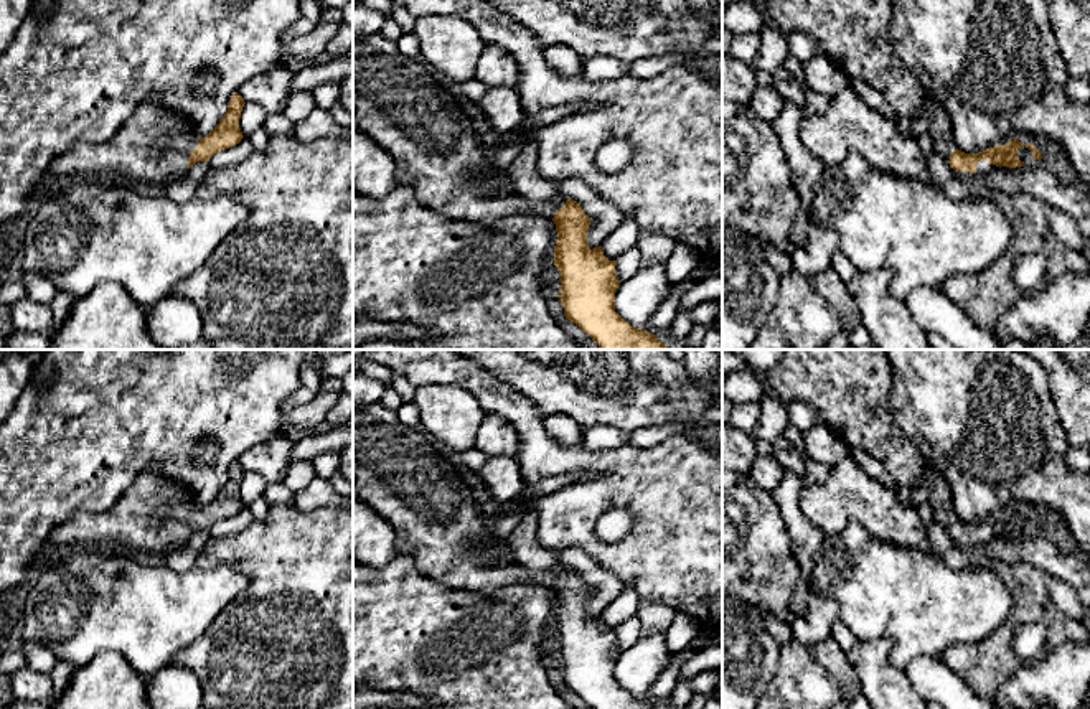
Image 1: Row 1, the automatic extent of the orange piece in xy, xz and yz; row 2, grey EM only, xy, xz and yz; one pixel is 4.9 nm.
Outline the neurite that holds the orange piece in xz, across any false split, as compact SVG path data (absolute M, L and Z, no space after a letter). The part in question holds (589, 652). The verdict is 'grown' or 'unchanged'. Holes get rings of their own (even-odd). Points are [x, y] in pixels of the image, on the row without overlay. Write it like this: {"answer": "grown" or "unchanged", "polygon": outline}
{"answer": "grown", "polygon": "M353 402L353 485L356 495L384 518L396 533L396 551L411 557L422 575L455 589L493 594L508 584L533 584L552 589L557 600L554 635L561 645L564 686L592 709L658 709L632 696L615 681L617 630L608 630L602 615L587 615L589 585L567 567L534 570L488 551L482 539L491 518L480 513L462 470L440 455L427 437L404 425L397 414L379 404Z"}

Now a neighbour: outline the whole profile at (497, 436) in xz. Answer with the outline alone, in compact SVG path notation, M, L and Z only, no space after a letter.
M486 414L477 435L477 448L486 457L516 457L519 450L519 435L506 419Z

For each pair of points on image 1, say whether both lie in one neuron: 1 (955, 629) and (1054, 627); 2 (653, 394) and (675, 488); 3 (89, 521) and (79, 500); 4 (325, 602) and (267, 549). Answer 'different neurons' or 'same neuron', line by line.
1: different neurons
2: different neurons
3: different neurons
4: same neuron

